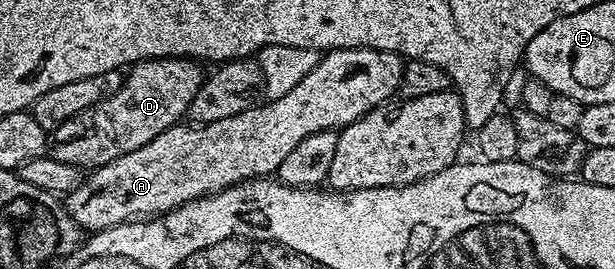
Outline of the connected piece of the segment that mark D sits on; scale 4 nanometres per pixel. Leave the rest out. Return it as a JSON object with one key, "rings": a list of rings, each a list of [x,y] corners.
{"rings":[[[179,56],[141,60],[131,65],[123,86],[115,94],[51,129],[51,156],[58,162],[88,170],[101,168],[122,154],[130,154],[130,150],[138,150],[138,146],[146,146],[146,142],[158,138],[158,134],[187,117],[190,102],[206,79],[206,72],[200,68],[203,67],[197,61]]]}

